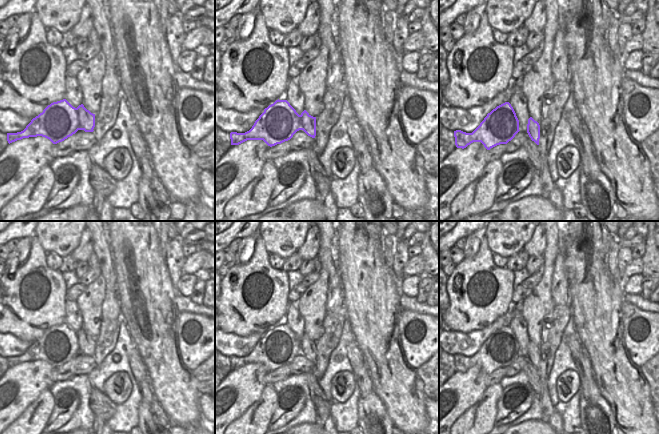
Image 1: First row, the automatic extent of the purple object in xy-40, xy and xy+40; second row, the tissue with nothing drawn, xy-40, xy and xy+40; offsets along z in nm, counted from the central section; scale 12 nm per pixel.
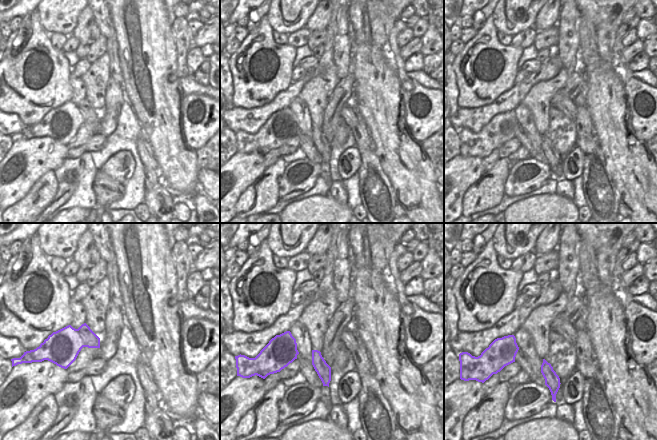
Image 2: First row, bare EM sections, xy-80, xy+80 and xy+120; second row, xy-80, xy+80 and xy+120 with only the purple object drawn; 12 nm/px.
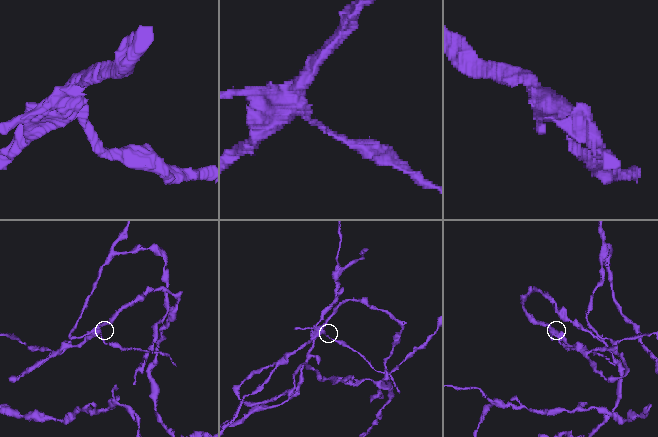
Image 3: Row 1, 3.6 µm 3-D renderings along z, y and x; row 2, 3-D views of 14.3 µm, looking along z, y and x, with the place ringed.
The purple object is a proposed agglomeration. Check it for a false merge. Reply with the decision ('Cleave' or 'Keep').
Cleave

